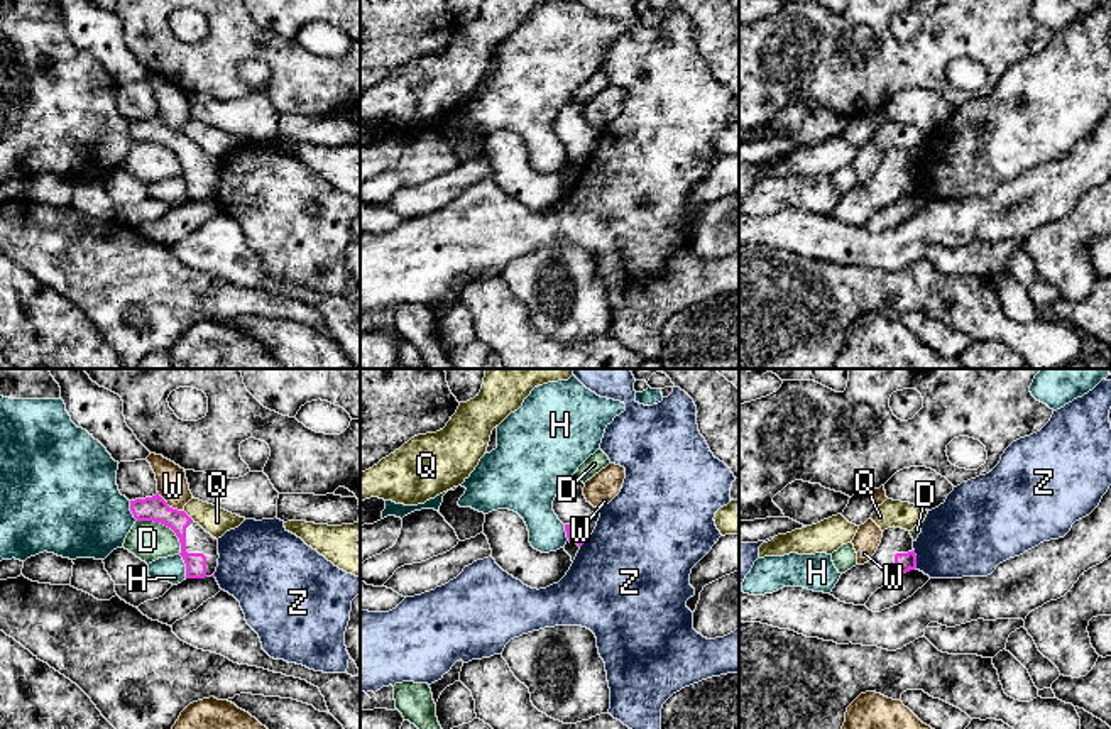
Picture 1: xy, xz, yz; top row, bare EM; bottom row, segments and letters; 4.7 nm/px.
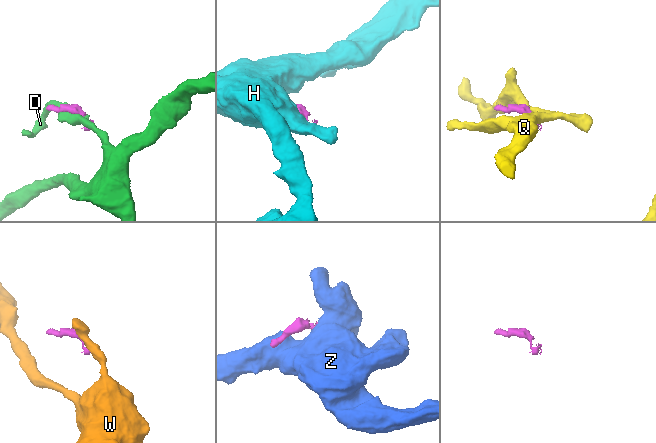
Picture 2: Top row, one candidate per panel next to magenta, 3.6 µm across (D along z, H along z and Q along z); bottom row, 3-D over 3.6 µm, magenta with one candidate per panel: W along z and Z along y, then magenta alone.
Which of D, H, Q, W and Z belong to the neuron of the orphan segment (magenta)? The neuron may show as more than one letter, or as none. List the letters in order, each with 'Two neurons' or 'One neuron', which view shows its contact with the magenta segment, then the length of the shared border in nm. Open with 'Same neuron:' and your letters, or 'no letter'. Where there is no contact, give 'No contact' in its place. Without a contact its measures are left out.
Same neuron: no letter
D: Two neurons. Touches magenta in xy. Shared border 260 nm
H: Two neurons. Touches magenta in xy. Shared border 120 nm
Q: Two neurons. Touches magenta in xy. Shared border 70 nm
W: Two neurons. Touches magenta in xy. Shared border 160 nm
Z: Two neurons. Touches magenta in yz. Shared border 100 nm

